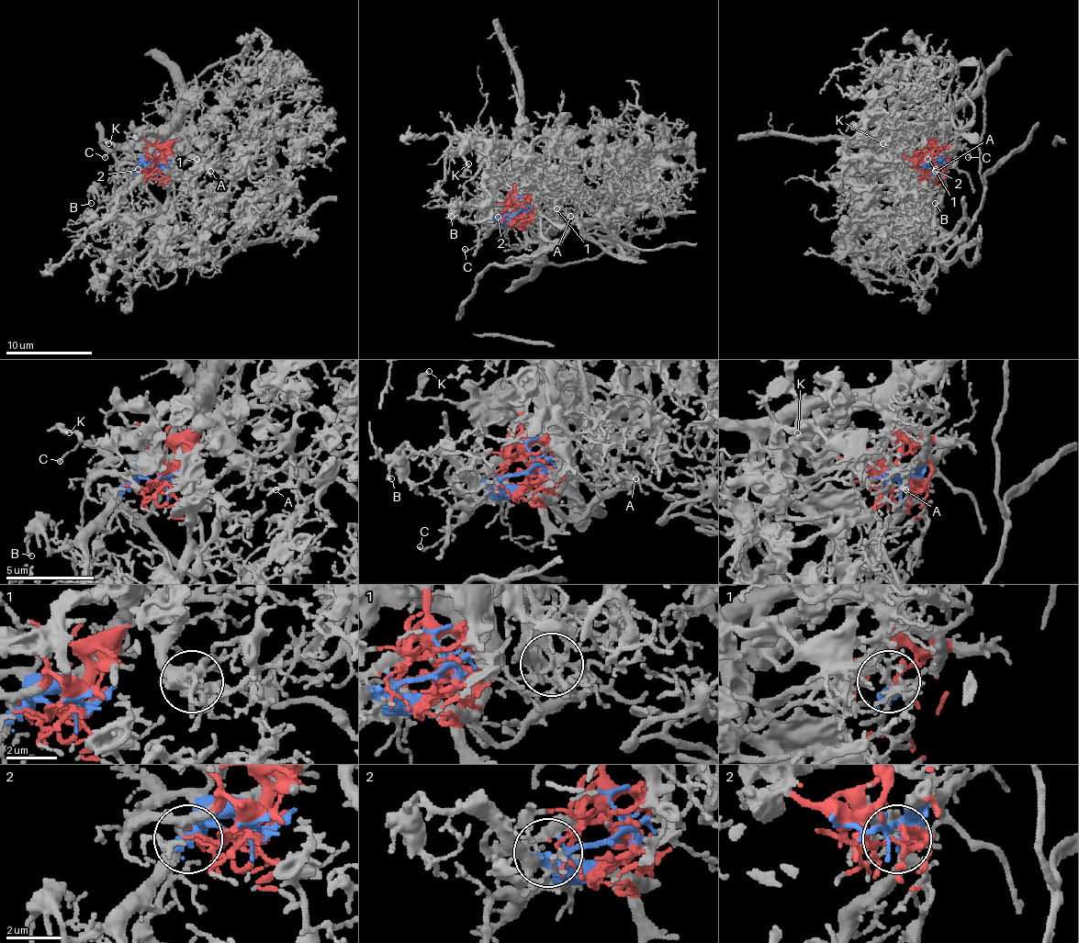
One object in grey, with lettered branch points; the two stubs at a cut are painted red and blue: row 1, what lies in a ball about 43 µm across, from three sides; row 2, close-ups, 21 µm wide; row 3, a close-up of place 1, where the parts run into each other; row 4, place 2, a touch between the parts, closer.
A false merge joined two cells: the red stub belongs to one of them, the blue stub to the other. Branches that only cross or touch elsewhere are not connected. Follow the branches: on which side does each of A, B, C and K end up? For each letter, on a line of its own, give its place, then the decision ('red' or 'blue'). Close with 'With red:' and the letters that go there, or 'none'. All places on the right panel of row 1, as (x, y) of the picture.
A: (935, 171) | red
B: (935, 203) | blue
C: (968, 157) | blue
K: (882, 143) | red
With red: A, K

